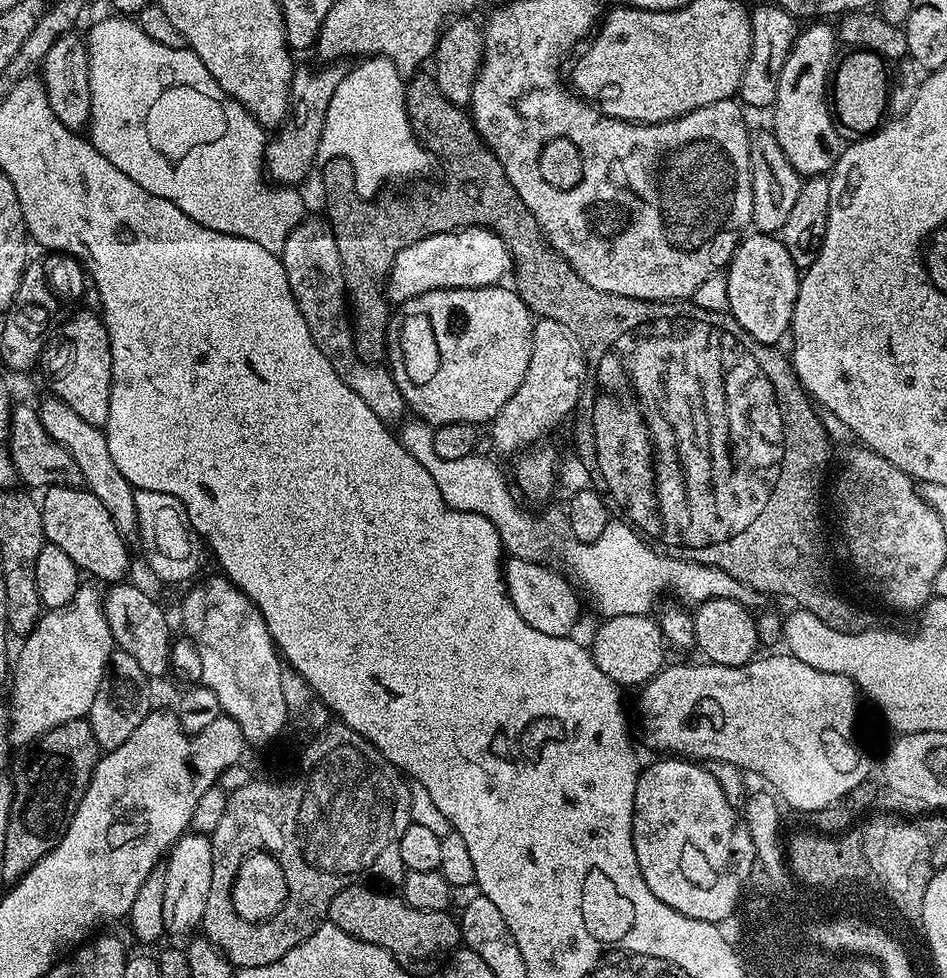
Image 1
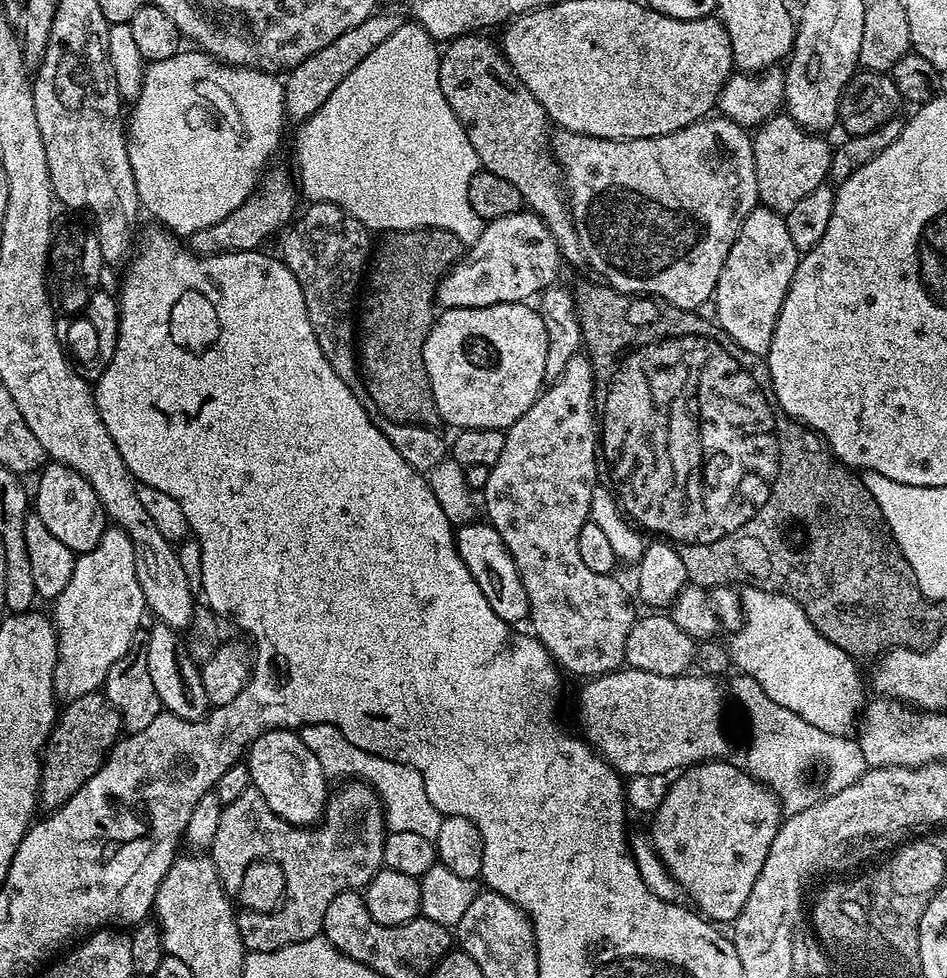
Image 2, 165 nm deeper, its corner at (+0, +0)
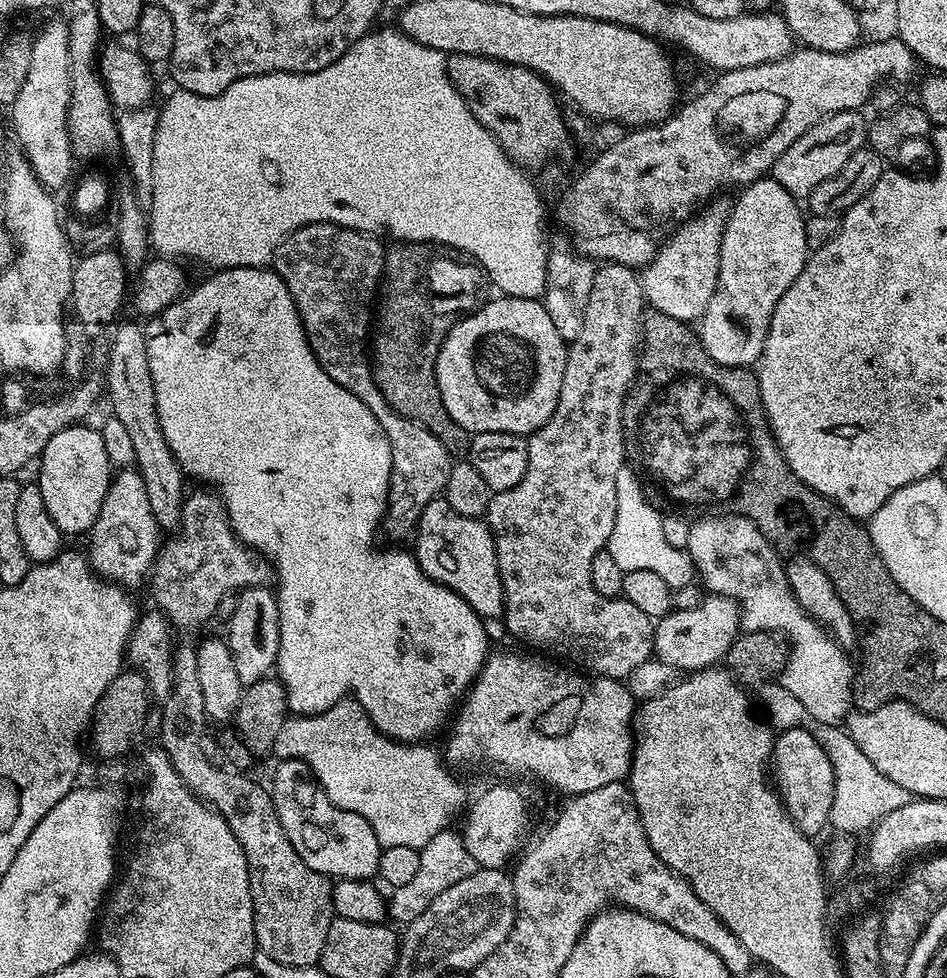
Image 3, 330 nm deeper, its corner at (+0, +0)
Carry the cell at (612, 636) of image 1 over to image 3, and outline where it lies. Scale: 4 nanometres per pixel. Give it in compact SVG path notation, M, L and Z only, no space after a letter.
M708 594L696 609L675 609L655 621L652 634L654 656L685 673L699 672L701 668L719 665L741 632L740 607L735 600Z

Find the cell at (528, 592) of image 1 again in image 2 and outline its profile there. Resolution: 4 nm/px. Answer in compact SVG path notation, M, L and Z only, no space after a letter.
M469 522L459 525L455 529L456 549L466 562L466 570L478 582L478 590L486 594L486 602L490 602L490 610L498 614L509 626L516 626L519 620L528 620L528 599L526 590L522 586L522 578L518 574L518 566L514 566L514 558L510 558L510 550L506 550L506 542L494 530L494 526L487 522Z

